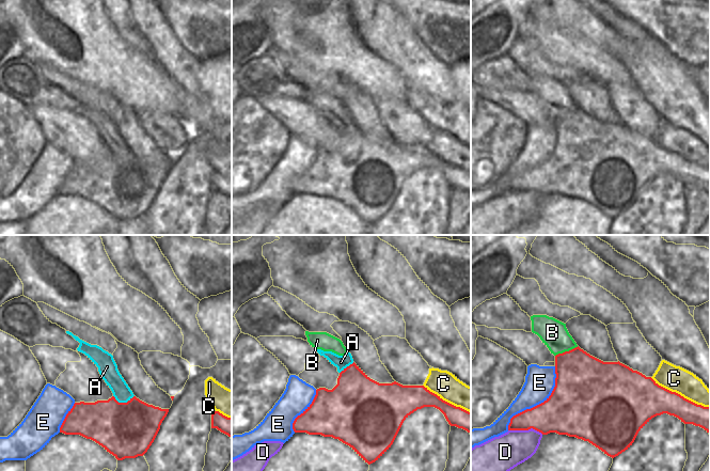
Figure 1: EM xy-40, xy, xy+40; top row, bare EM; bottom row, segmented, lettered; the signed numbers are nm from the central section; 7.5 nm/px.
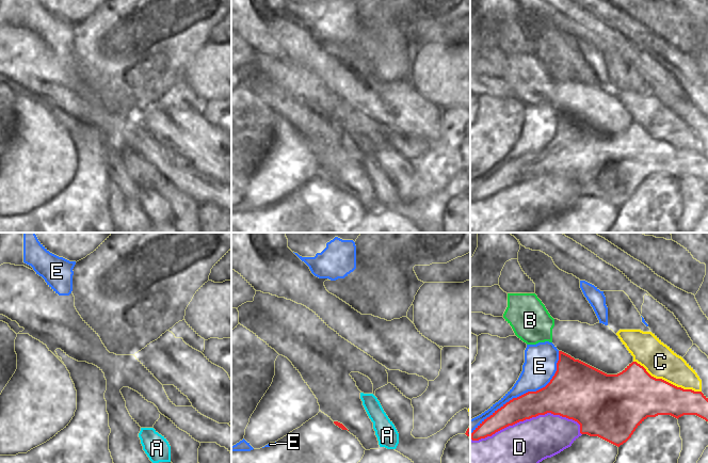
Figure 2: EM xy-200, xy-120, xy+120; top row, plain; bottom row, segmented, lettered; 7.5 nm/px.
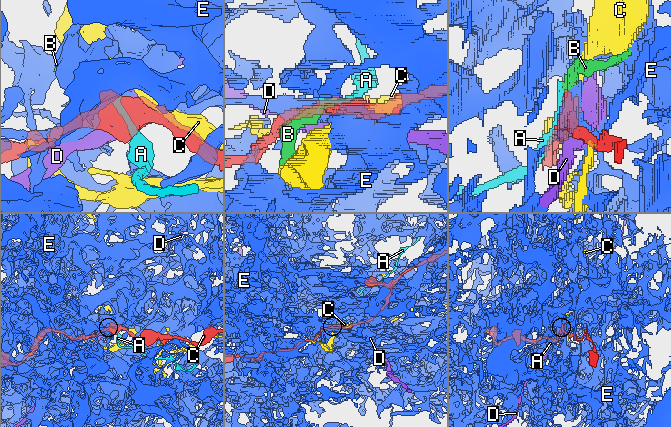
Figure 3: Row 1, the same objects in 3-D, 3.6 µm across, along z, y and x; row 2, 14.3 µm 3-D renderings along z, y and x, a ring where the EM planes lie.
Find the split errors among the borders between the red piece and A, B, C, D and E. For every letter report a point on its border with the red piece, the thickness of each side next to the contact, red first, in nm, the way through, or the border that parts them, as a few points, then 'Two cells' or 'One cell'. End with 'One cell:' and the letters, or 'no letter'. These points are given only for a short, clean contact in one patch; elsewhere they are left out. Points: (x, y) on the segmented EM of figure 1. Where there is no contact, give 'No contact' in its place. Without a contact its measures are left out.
A: Touches red at xy-40 (123, 403). Thickness 420 nm (red) against 140 nm. Two cells
B: Touches red at xy+40 (566, 351). Thickness 400 nm (red) against 200 nm. Boundary: xy+40 (578, 346), (558, 352), (555, 356). Two cells
C: Touches red at xy+40 (679, 394). Thickness 280 nm (red) against 190 nm. Two cells
D: Touches red at xy+40 (525, 429). Thickness 260 nm (red) against 260 nm. Two cells
E: Touches red at xy+40 (539, 404). Thickness 400 nm (red) against 220 nm. Two cells
One cell: no letter

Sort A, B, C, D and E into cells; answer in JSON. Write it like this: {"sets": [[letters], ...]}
{"sets": [["A", "B"], ["C"], ["D"], ["E"]]}

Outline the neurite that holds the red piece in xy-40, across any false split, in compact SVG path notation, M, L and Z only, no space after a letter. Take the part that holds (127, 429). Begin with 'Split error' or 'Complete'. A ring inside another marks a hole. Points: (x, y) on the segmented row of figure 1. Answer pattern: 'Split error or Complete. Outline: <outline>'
Complete. Outline: M114 396L108 401L95 403L75 403L66 414L60 433L65 435L80 435L101 445L117 460L143 456L154 442L162 421L169 409L161 409L148 405L136 396L127 403L119 403Z

